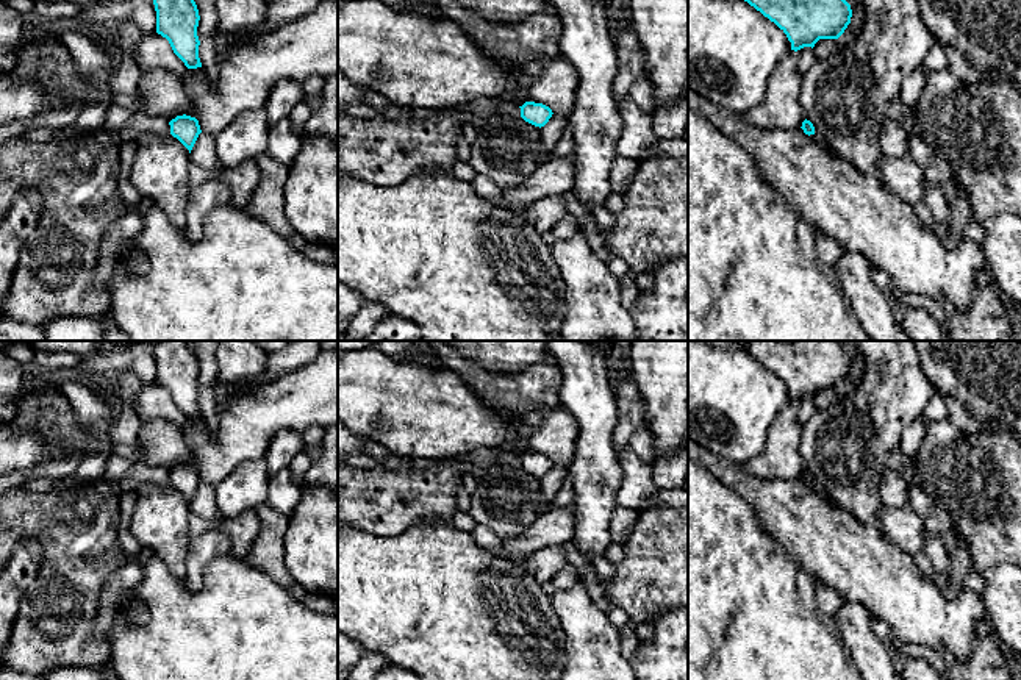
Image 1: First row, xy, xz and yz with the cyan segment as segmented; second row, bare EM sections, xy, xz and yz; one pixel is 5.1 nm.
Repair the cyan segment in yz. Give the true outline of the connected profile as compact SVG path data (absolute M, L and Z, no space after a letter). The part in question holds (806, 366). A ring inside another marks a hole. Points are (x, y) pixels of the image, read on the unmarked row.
M741 341L744 352L774 372L791 392L791 400L815 397L819 389L838 389L851 374L851 355L837 341Z

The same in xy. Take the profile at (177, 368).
M155 341L156 383L166 388L188 419L202 417L199 408L199 360L188 341Z

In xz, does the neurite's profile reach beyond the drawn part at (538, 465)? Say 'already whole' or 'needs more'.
already whole

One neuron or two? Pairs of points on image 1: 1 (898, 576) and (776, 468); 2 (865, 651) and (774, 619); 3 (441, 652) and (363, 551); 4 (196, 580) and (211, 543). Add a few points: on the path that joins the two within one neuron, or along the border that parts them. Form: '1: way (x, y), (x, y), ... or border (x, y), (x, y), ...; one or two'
1: border (752, 474), (762, 479), (799, 479); two
2: border (832, 616), (846, 652), (856, 663); two
3: way (427, 627), (377, 576); one
4: way (196, 571), (196, 563), (202, 552); one

